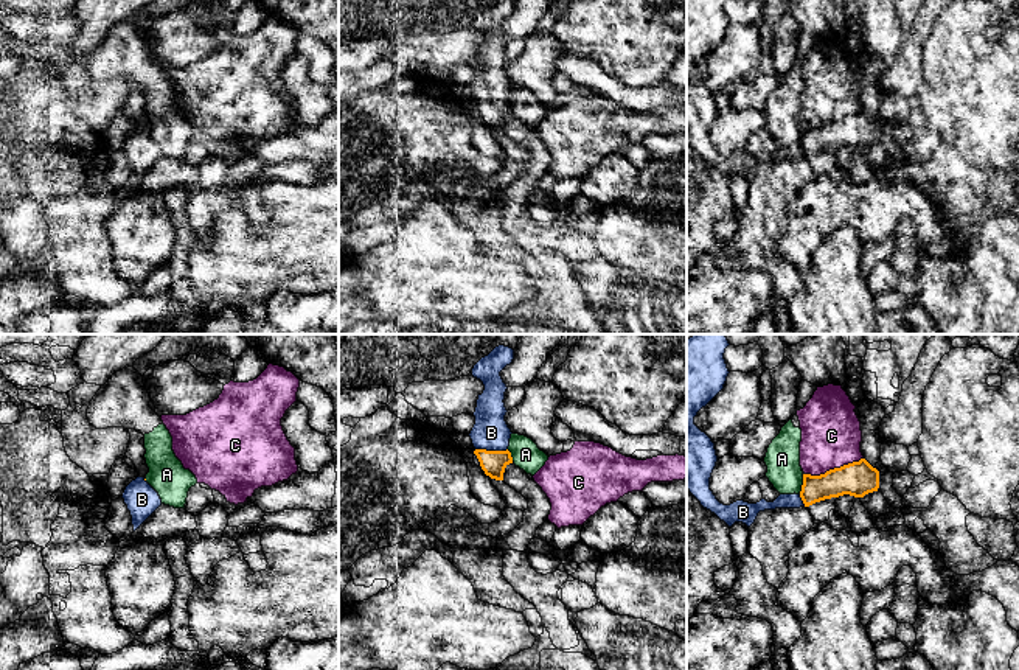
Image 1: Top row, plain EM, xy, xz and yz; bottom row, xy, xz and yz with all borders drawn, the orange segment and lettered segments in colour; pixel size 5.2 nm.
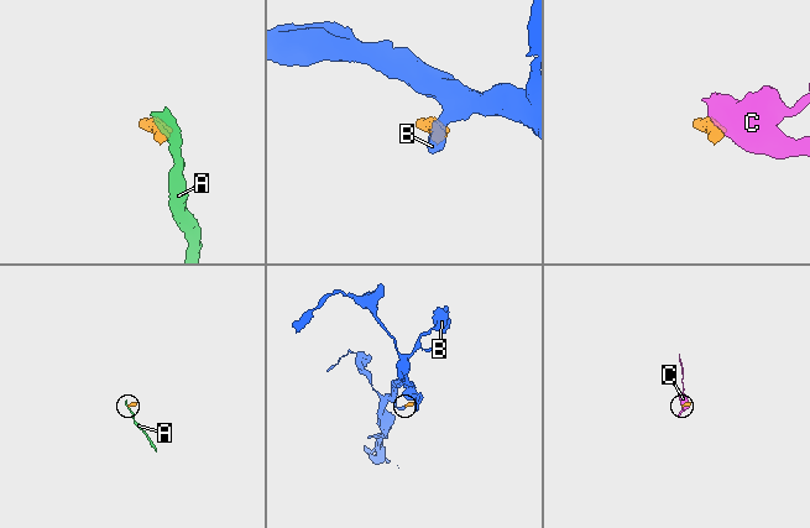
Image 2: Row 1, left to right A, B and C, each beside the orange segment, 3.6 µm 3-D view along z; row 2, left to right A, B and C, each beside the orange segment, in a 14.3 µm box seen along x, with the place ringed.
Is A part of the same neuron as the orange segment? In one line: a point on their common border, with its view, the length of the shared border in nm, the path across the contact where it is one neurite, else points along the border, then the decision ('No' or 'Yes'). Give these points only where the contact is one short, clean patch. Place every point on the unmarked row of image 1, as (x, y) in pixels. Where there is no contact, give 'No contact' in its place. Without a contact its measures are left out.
Touches orange at yz (803, 136). Shared border 110 nm. Boundary: yz (803, 126), (799, 145). No

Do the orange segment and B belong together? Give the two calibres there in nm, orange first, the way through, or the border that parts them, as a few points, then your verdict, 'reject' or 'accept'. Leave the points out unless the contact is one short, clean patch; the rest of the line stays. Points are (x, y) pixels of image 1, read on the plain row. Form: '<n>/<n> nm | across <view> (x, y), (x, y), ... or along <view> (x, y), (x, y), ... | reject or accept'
130/190 nm | across xz (493, 114), (491, 103), (491, 84) | accept

